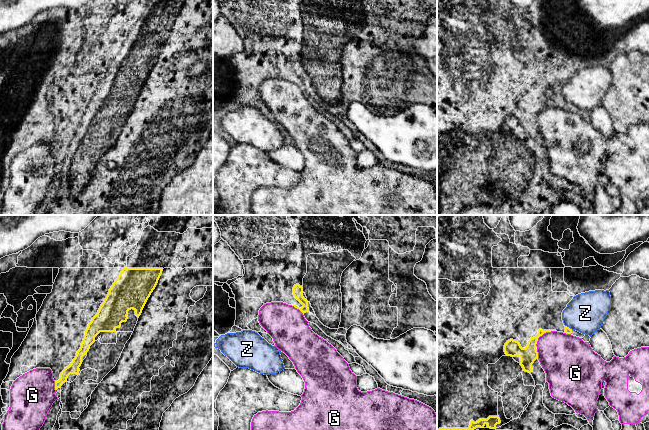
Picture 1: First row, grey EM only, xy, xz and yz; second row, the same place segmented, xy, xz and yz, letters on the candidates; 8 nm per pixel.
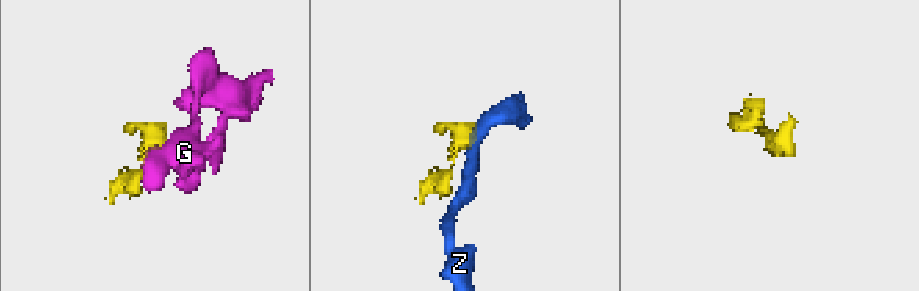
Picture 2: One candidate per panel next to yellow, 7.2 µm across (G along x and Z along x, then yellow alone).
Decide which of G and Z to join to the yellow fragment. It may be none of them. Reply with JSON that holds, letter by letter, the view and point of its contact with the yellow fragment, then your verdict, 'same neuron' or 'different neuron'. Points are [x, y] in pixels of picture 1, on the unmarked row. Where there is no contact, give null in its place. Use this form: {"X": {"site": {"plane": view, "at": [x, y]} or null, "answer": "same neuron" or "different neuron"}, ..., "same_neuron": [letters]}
{"G": {"site": {"plane": "yz", "at": [543, 109]}, "answer": "different neuron"}, "Z": {"site": {"plane": "yz", "at": [568, 103]}, "answer": "different neuron"}, "same_neuron": []}

